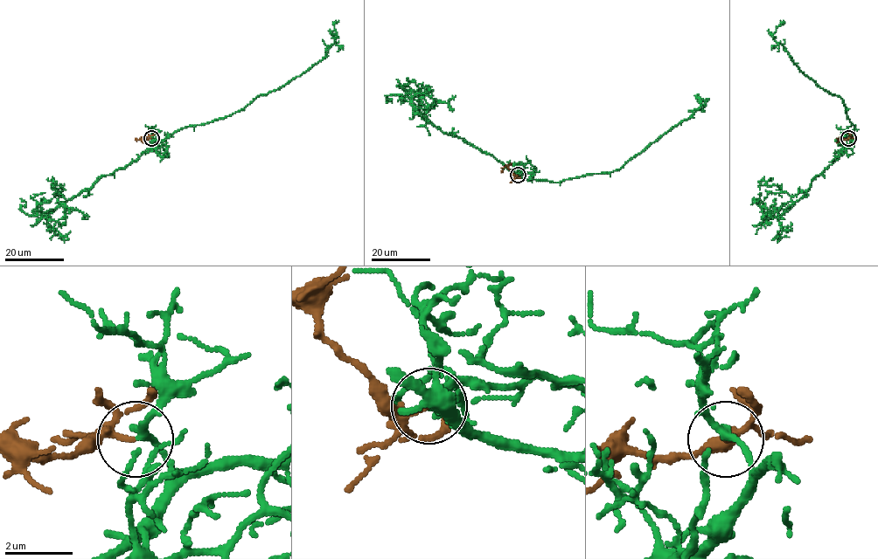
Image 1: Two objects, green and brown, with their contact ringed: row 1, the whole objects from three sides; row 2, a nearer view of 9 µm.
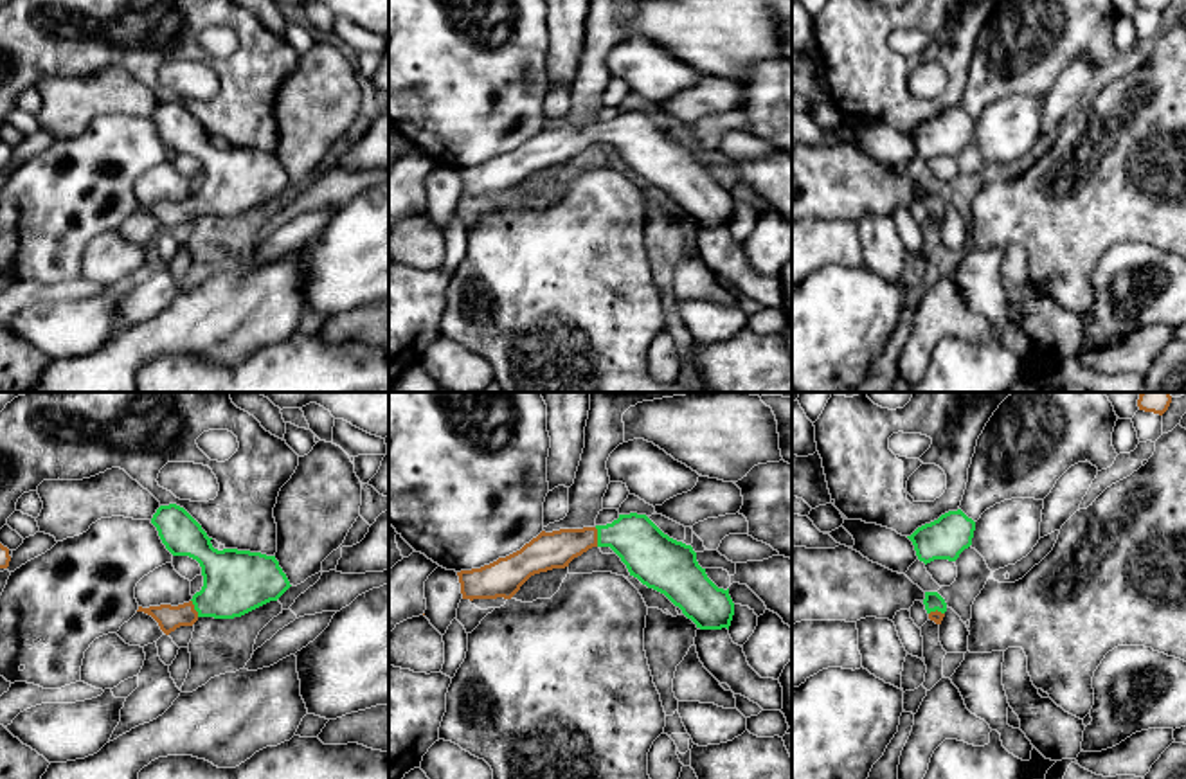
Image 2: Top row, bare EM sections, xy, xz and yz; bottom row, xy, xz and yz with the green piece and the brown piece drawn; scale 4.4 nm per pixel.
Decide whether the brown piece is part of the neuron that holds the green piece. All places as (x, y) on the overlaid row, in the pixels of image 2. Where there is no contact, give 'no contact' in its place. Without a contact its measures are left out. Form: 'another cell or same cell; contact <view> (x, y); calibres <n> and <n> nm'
same cell; contact xz (598, 537); calibres 240 and 170 nm

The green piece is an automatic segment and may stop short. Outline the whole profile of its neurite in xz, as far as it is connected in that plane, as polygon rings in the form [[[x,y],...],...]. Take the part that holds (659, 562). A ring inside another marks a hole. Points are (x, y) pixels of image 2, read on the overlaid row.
[[[619,515],[606,525],[542,531],[520,551],[457,572],[463,599],[511,599],[535,574],[565,569],[592,547],[610,547],[630,576],[664,594],[700,630],[731,626],[734,603],[696,561],[691,545],[664,534],[646,515]]]

